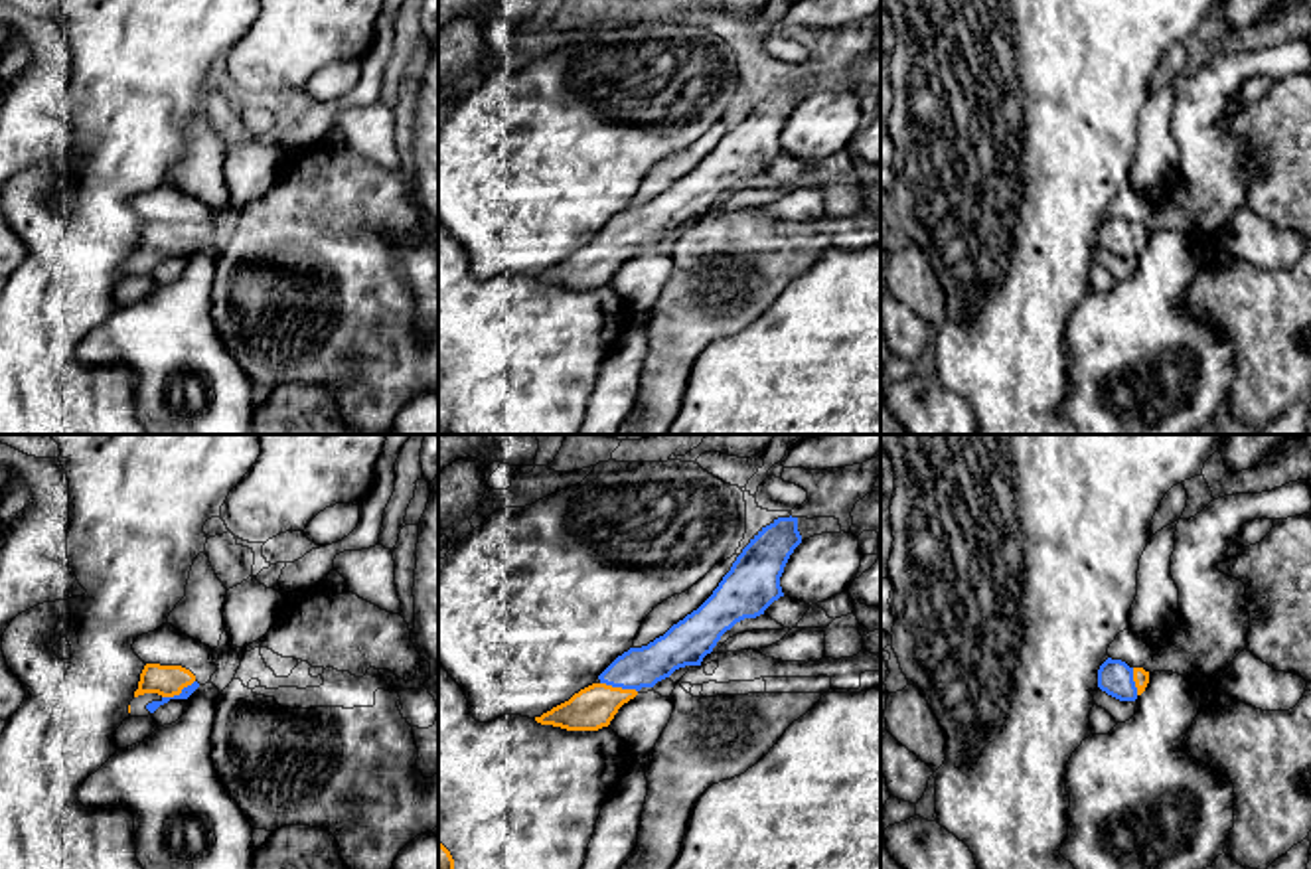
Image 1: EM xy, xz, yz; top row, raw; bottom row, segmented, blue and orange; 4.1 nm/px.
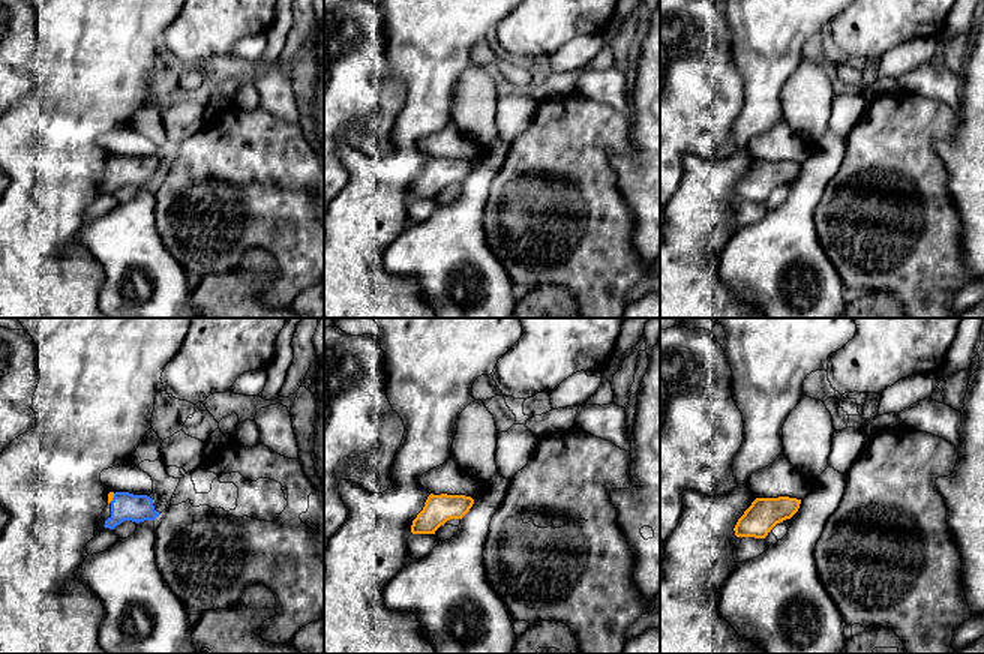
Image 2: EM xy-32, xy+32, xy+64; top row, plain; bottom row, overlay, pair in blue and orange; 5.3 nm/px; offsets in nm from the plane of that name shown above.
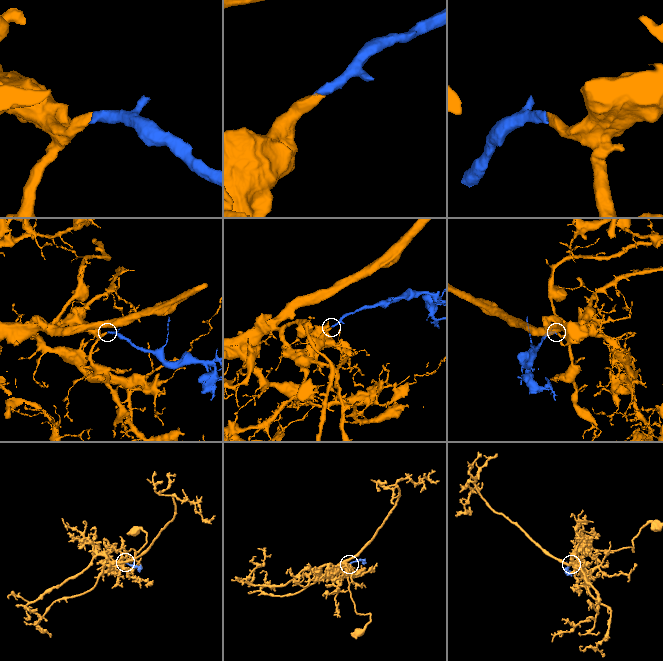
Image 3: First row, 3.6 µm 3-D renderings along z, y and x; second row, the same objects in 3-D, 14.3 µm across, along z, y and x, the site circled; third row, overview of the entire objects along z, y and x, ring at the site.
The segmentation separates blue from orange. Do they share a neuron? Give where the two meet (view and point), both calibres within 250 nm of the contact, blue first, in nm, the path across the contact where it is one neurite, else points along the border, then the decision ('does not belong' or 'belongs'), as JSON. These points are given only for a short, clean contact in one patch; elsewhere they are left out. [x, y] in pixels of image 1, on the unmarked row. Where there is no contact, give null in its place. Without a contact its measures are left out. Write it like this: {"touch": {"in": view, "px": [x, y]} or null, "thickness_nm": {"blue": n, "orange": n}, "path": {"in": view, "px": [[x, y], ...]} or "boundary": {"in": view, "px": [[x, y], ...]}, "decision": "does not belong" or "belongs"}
{"touch": {"in": "xz", "px": [618, 243]}, "thickness_nm": {"blue": 160, "orange": 180}, "path": {"in": "xz", "px": [[636, 226], [618, 243], [593, 265]]}, "decision": "belongs"}

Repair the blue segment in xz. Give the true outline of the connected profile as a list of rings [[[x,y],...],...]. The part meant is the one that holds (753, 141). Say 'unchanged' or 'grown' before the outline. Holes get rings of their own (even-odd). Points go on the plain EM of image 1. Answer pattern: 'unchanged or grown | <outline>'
grown | [[[778,75],[762,85],[723,134],[713,152],[663,194],[618,213],[592,241],[569,259],[535,275],[567,288],[608,284],[618,267],[642,245],[654,245],[685,223],[701,223],[721,194],[744,176],[756,176],[784,154],[780,134],[802,101],[798,75]]]

